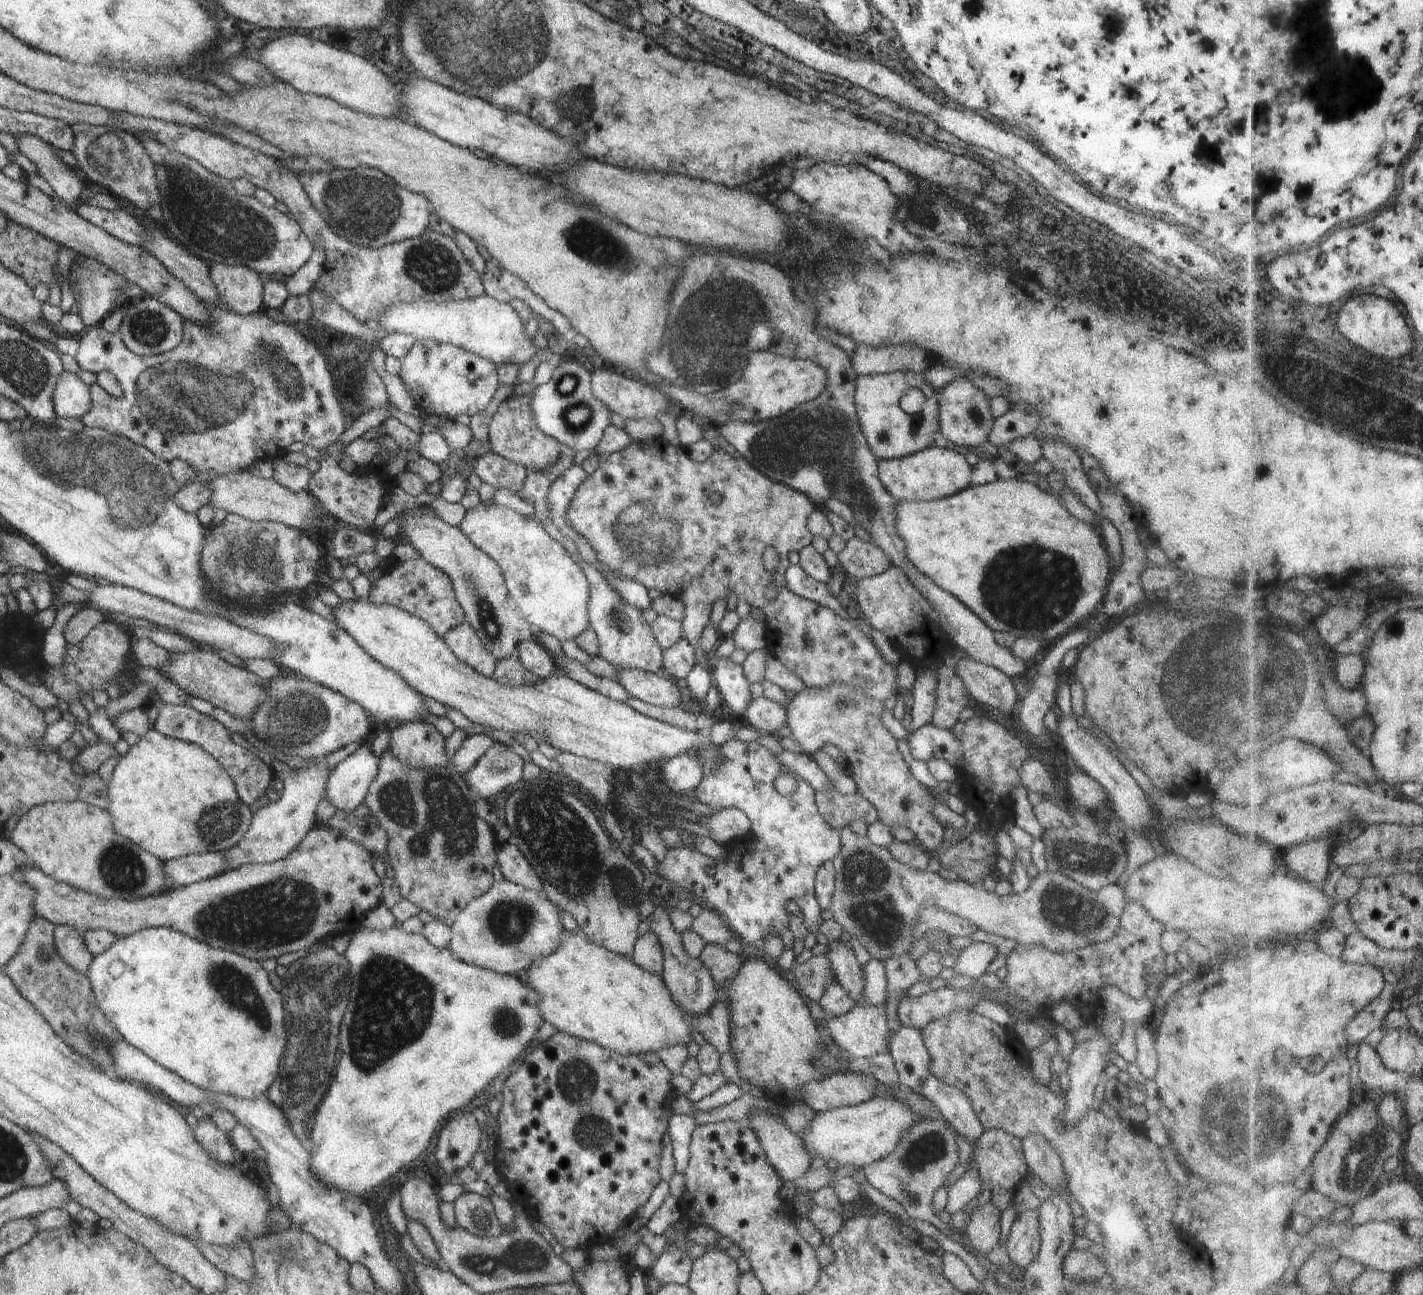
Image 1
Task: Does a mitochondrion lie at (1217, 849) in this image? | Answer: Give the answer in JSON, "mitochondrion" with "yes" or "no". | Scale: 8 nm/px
{"mitochondrion":"yes"}

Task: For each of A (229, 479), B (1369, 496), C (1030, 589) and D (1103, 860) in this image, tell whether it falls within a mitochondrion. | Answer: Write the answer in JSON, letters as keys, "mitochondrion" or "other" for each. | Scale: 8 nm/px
{"A":"other","B":"other","C":"mitochondrion","D":"mitochondrion"}

